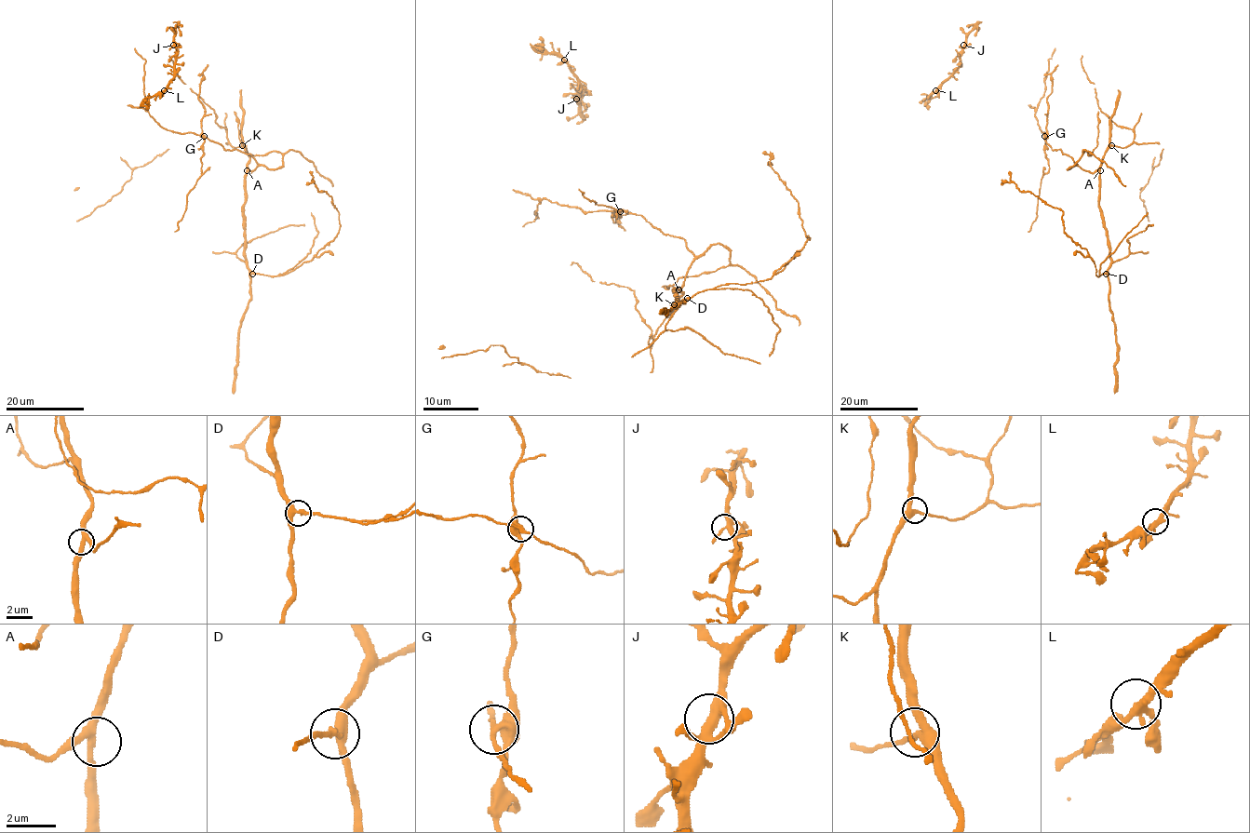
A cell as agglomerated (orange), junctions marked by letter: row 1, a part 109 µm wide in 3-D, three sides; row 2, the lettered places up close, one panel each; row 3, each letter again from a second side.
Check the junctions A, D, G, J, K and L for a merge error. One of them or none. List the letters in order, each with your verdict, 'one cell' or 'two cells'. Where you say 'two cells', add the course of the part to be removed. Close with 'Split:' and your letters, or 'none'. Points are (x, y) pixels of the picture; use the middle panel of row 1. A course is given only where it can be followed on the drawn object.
A: one cell
D: one cell
G: two cells; course (620, 211), (616, 219), (616, 211), (611, 208), (590, 201), (579, 188)
J: one cell
K: one cell
L: one cell
Split: G

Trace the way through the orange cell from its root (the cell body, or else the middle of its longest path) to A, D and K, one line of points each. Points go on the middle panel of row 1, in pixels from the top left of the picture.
A: (681, 239), (694, 254), (694, 261), (678, 289)
D: (681, 239), (694, 254), (694, 261), (684, 283), (675, 289), (675, 294), (678, 304), (687, 298)
K: (681, 239), (694, 254), (694, 261), (680, 288), (683, 292), (674, 304)

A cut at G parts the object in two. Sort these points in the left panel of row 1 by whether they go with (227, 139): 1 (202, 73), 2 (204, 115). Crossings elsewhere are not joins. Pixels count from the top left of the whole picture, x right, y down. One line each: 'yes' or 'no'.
1: no
2: no

